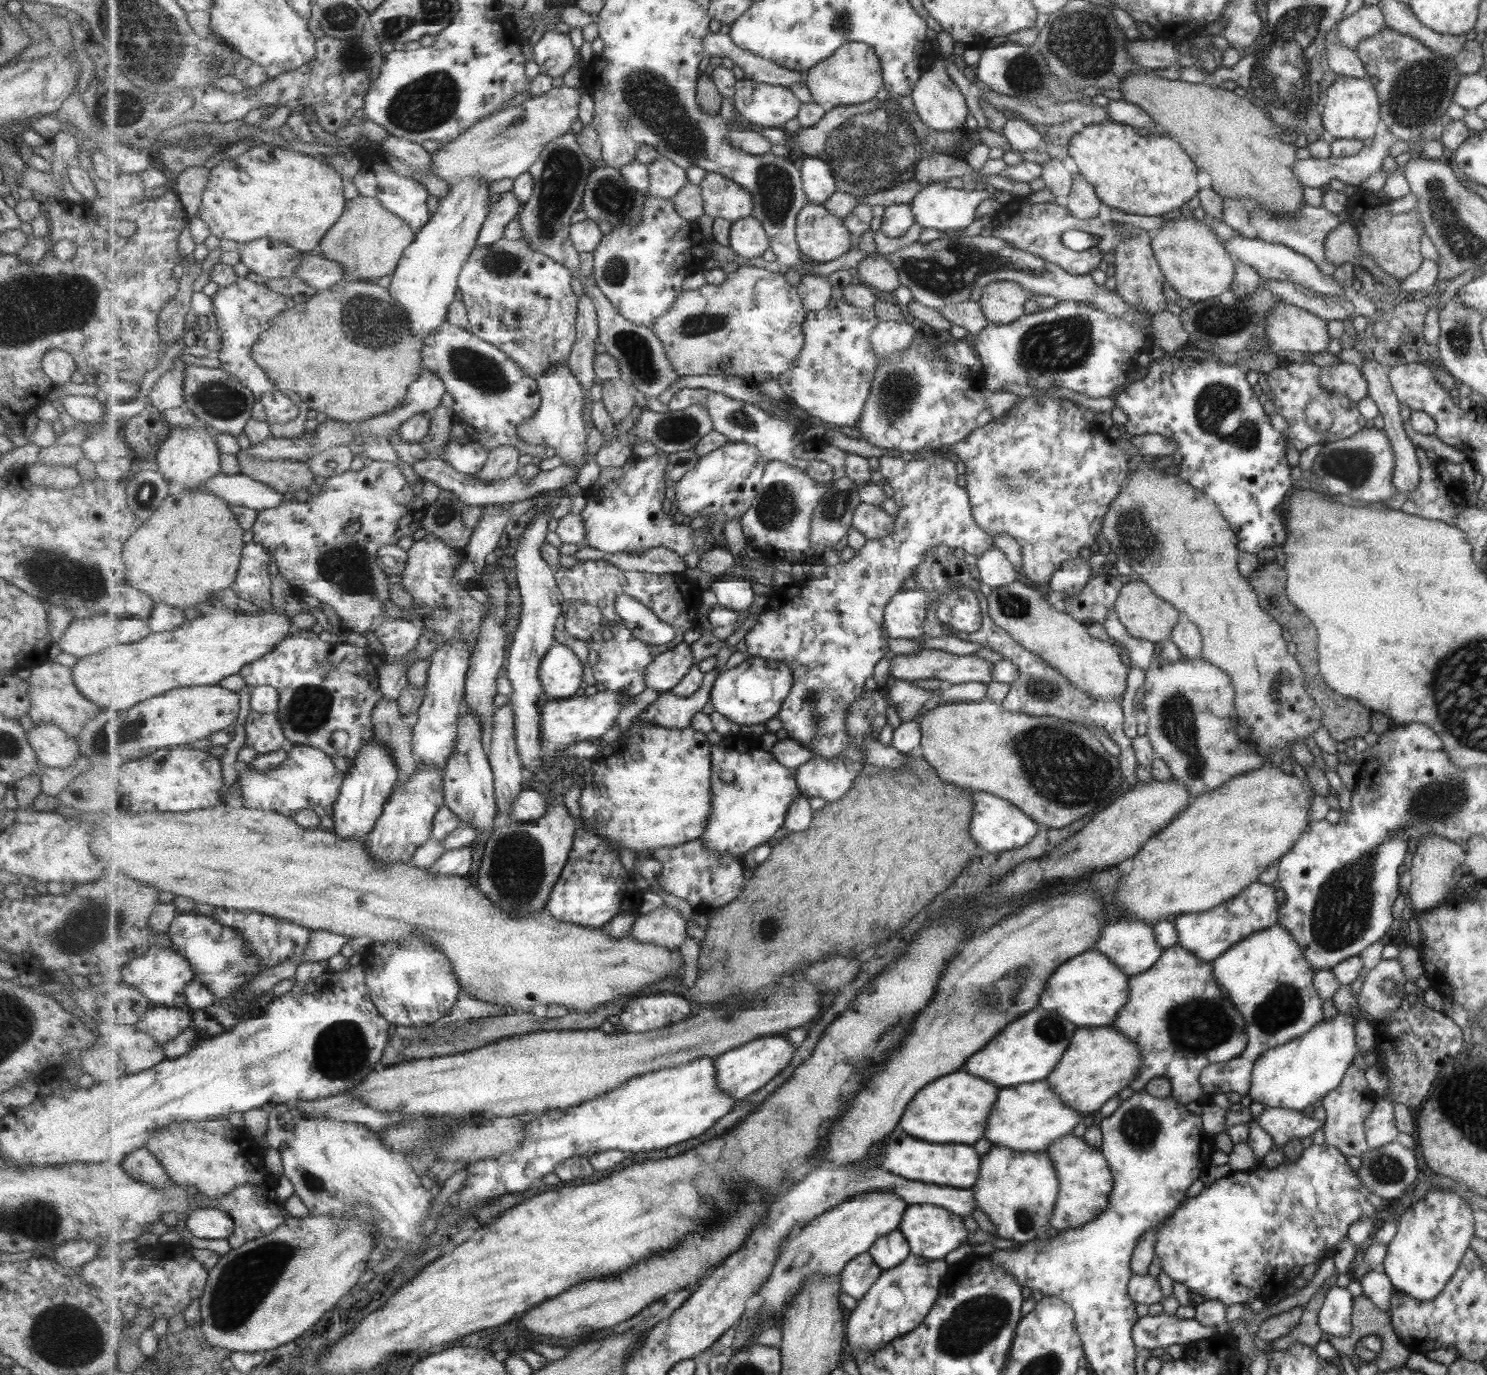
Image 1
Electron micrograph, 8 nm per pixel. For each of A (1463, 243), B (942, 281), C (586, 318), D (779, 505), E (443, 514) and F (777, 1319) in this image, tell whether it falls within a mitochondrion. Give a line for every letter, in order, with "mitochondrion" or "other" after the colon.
A: mitochondrion
B: mitochondrion
C: other
D: mitochondrion
E: mitochondrion
F: other

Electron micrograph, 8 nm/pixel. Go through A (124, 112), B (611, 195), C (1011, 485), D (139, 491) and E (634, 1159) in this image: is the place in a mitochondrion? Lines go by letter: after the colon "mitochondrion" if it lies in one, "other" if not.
A: mitochondrion
B: mitochondrion
C: mitochondrion
D: mitochondrion
E: other

